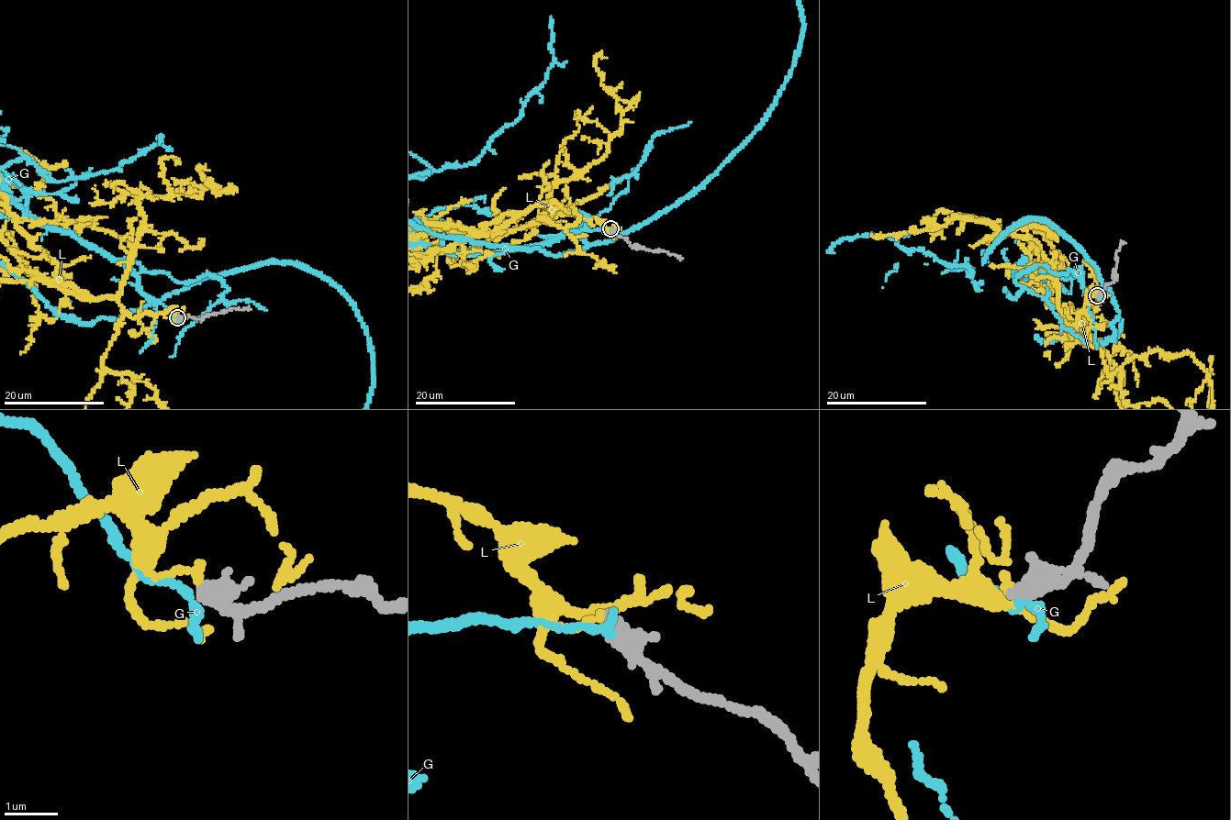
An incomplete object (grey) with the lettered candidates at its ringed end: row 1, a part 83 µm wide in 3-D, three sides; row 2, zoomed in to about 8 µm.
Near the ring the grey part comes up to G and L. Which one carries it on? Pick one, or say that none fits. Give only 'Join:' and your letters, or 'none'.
Join: none

